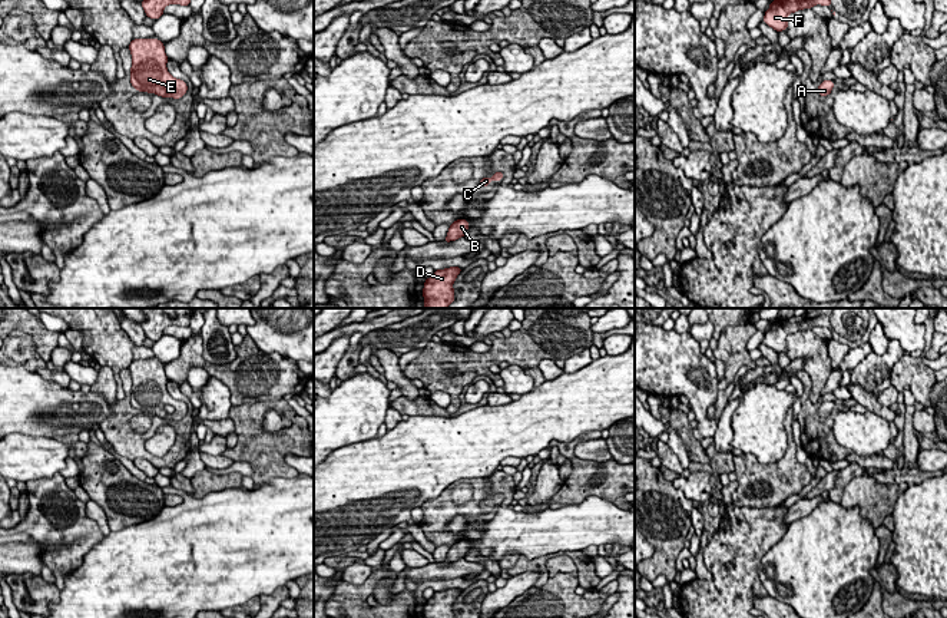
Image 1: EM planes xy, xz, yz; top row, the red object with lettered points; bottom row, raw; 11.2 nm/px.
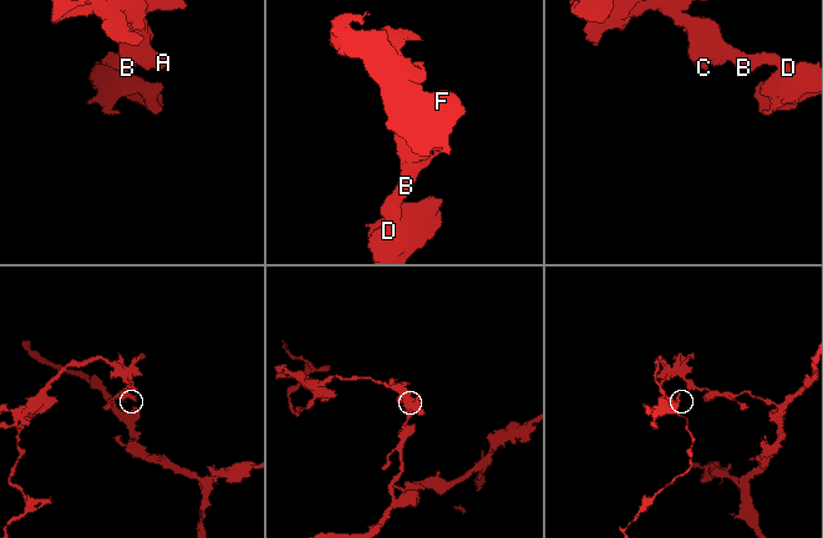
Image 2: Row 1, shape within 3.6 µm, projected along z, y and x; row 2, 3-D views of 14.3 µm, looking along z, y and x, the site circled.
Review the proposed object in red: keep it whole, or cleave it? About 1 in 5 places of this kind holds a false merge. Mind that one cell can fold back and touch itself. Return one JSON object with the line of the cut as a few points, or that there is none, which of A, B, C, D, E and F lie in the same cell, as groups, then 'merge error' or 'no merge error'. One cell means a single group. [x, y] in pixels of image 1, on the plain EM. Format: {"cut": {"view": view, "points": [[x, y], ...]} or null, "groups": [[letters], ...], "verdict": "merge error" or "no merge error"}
{"cut": null, "groups": [["A", "B", "C", "D", "E", "F"]], "verdict": "no merge error"}

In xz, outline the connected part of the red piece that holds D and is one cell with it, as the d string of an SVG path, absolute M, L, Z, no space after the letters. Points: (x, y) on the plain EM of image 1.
M450 588L437 591L426 601L421 617L423 618L454 618L456 612L453 604L461 594L460 588Z

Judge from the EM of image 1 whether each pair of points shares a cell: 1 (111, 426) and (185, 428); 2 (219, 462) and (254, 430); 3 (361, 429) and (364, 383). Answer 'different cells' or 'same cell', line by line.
1: same cell
2: different cells
3: same cell

